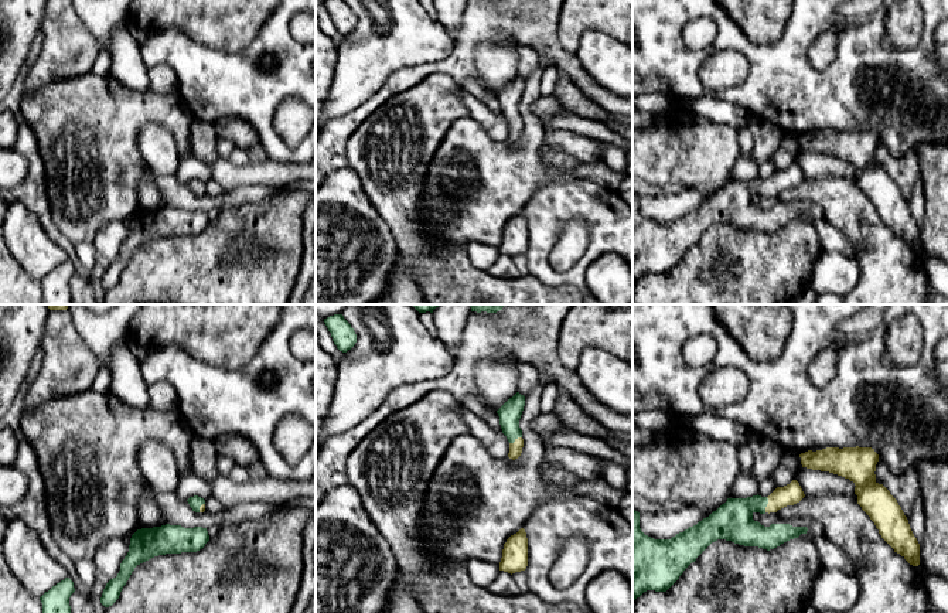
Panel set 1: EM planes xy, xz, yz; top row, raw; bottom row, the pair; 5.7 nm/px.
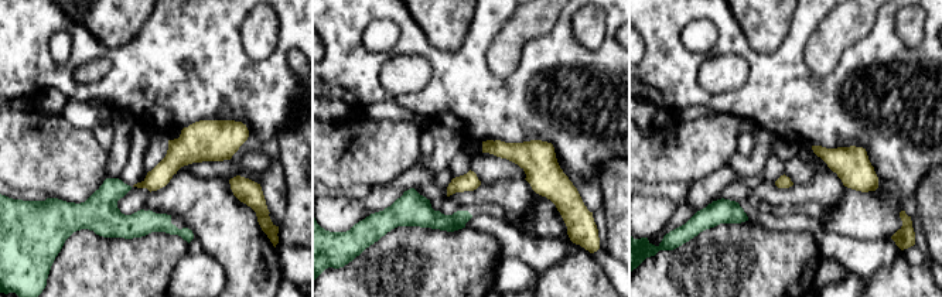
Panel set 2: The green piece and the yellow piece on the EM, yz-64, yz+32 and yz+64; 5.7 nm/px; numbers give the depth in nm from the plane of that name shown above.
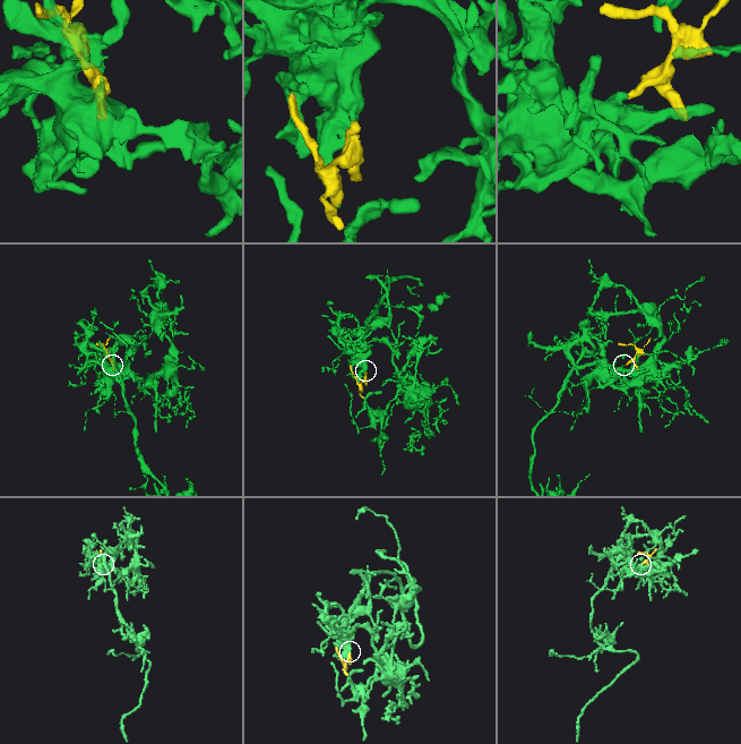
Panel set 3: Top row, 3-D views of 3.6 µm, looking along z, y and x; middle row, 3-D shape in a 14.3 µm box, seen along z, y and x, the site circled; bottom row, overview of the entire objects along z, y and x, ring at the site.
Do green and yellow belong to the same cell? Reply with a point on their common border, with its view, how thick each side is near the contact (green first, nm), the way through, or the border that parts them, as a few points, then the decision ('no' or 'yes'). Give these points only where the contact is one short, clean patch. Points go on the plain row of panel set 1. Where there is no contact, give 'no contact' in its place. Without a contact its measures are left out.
meets green in yz at (767, 186); 220 nm thick on the green side, 120 nm on the other; runs through yz (733, 204), (750, 187), (767, 186), (790, 177); yes

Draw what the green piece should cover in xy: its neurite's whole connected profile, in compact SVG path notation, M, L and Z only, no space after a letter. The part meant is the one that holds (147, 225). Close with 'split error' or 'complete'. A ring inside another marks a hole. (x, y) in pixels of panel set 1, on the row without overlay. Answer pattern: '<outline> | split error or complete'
M166 207L137 212L130 221L129 235L120 246L117 259L106 266L100 286L109 290L119 282L123 269L137 248L158 238L197 235L208 224L208 214L202 210L184 211Z | complete

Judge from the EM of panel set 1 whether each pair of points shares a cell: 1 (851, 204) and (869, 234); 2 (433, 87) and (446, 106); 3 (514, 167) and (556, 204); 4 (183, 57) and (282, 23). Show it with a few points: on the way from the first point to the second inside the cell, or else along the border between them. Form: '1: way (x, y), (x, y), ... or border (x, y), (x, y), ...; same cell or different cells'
1: way (851, 211), (863, 227); same cell
2: way (437, 91), (437, 98), (442, 102); same cell
3: border (570, 180), (551, 180), (545, 183), (522, 210); different cells
4: way (221, 82), (279, 82), (290, 71), (290, 61); same cell

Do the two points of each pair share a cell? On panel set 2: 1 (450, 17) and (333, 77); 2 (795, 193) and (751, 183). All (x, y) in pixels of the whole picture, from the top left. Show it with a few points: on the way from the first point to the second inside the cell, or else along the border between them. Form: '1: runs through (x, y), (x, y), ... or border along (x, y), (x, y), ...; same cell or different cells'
1: border along (410, 14), (434, 47), (451, 50); different cells
2: border along (740, 181), (750, 188), (763, 183); different cells

